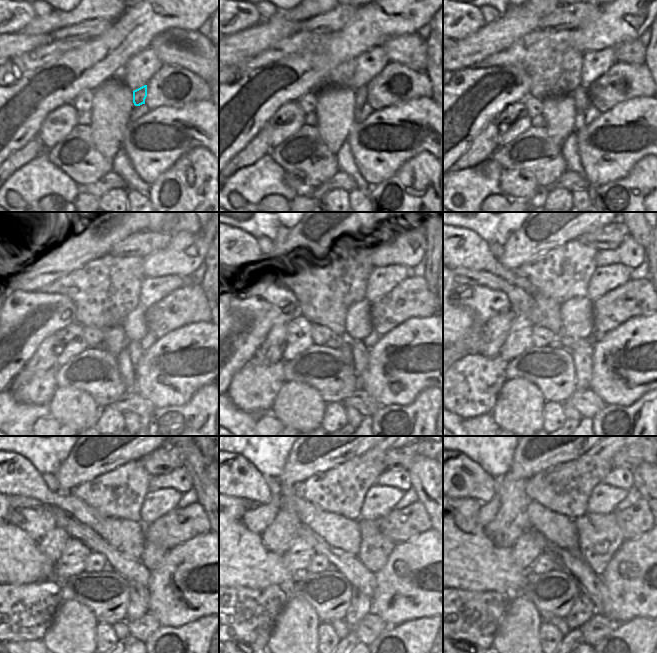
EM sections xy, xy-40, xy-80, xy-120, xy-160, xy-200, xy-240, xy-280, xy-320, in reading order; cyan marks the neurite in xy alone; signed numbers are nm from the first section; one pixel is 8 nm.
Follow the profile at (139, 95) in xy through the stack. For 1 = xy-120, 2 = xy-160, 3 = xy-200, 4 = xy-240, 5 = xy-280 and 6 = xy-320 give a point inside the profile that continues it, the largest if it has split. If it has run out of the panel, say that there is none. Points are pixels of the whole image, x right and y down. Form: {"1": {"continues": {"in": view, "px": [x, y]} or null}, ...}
{"1": {"continues": {"in": "xy-120", "px": [135, 352]}}, "2": {"continues": {"in": "xy-160", "px": [360, 354]}}, "3": {"continues": {"in": "xy-200", "px": [582, 351]}}, "4": {"continues": {"in": "xy-240", "px": [138, 605]}}, "5": {"continues": {"in": "xy-280", "px": [360, 606]}}, "6": {"continues": {"in": "xy-320", "px": [583, 608]}}}

